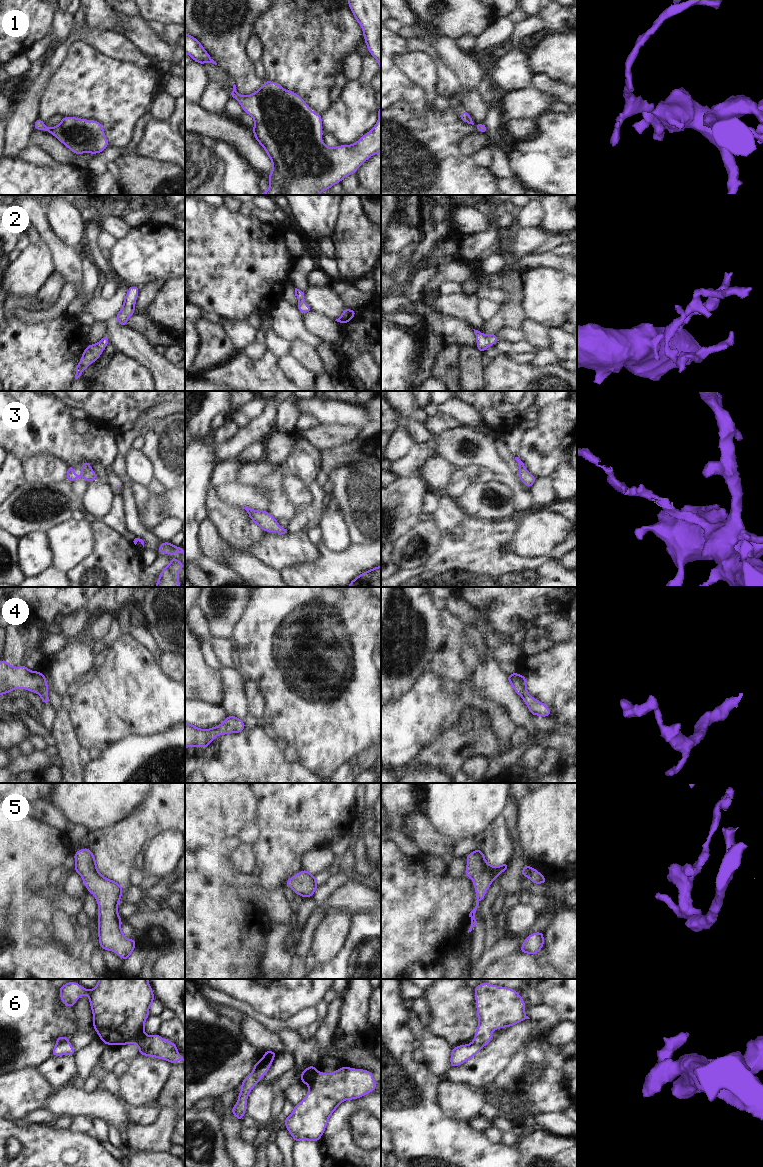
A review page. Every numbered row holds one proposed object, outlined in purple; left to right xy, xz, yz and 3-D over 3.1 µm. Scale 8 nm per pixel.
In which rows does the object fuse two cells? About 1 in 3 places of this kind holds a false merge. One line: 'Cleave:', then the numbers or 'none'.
Cleave: 6

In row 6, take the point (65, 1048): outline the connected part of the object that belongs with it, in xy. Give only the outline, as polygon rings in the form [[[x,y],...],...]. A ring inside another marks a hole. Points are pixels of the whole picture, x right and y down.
[[[66,1039],[60,1044],[55,1044],[51,1056],[64,1056],[64,1055],[70,1055],[73,1057],[73,1055],[76,1053],[75,1049],[71,1045],[70,1041]]]

